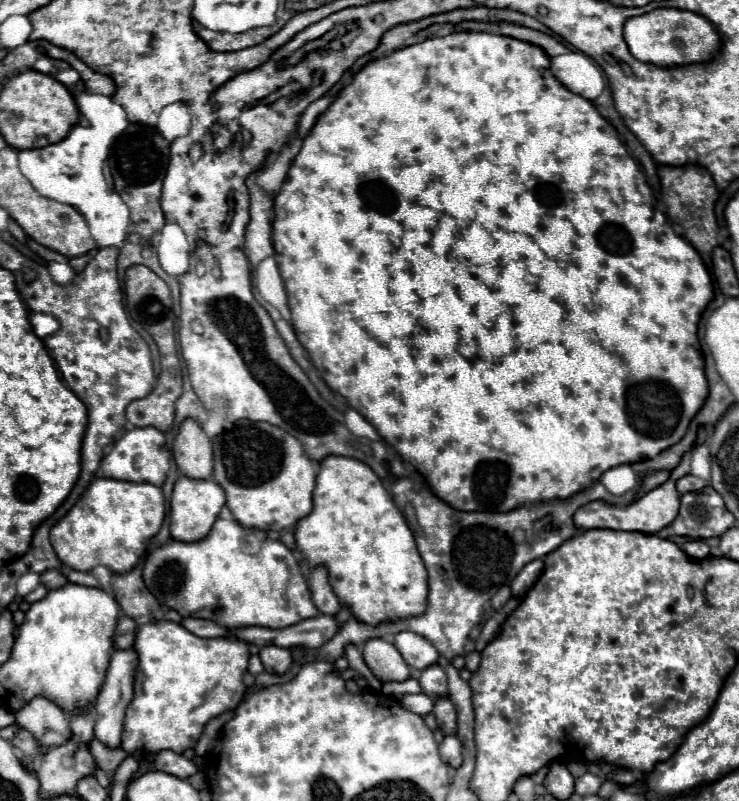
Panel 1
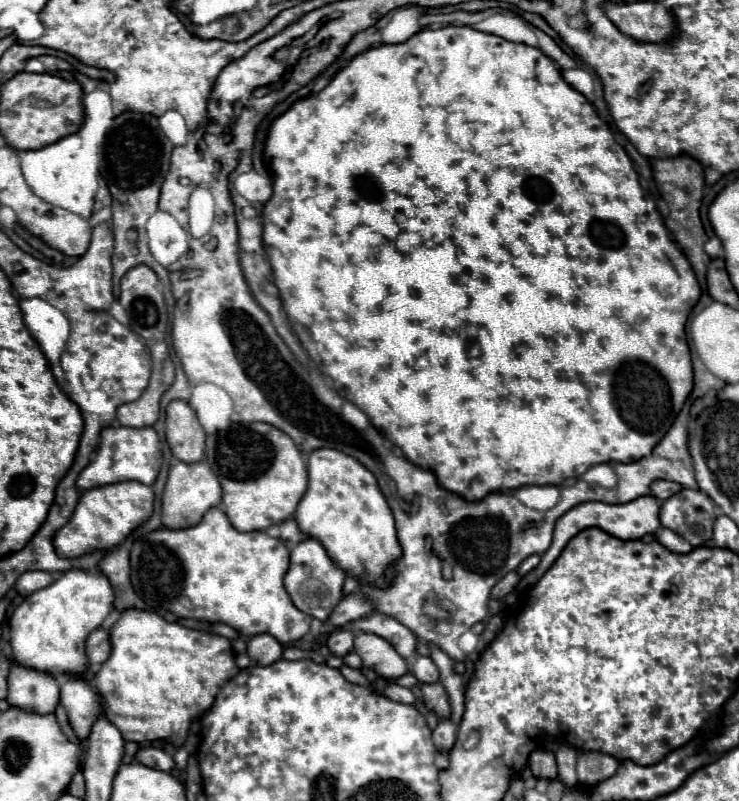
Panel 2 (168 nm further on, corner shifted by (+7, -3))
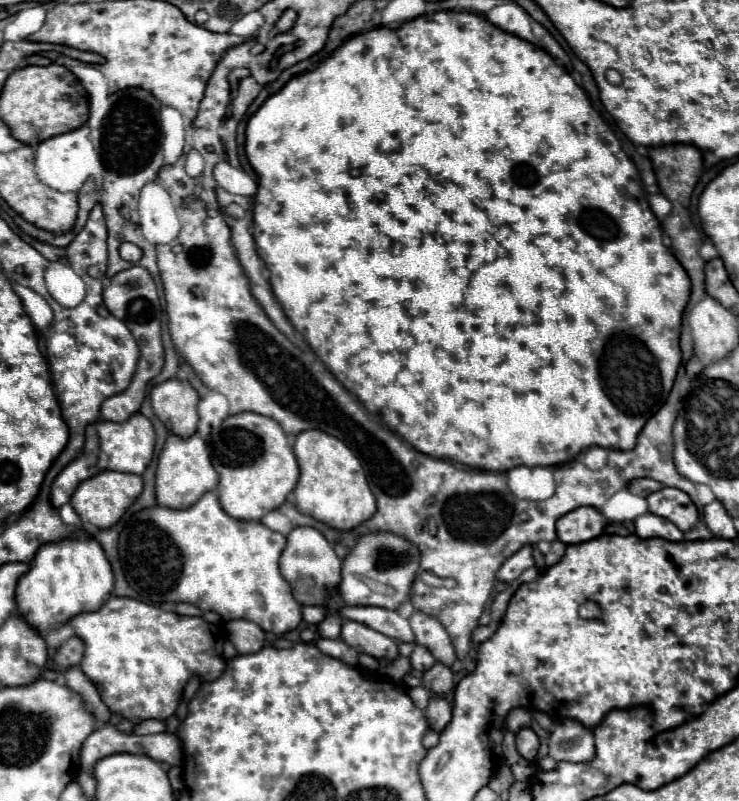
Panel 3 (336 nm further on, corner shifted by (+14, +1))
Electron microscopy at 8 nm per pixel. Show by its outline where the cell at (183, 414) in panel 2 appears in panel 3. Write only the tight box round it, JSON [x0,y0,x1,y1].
[150,379,198,435]

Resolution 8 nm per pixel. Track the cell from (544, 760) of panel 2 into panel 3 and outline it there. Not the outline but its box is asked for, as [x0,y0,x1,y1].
[516,727,540,761]

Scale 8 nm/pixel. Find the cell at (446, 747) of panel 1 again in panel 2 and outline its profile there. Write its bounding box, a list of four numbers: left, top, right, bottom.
[433,719,457,755]

